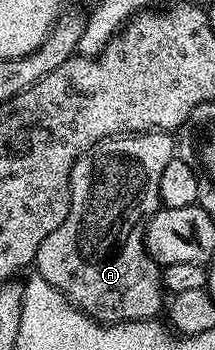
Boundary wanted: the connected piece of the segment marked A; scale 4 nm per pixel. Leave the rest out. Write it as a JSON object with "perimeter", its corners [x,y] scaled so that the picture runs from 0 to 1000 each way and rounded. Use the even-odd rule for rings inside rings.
{"perimeter":[[[721,371],[470,400],[344,469],[326,500],[326,580],[307,589],[316,623],[186,691],[158,754],[172,786],[279,826],[377,891],[437,914],[572,926],[600,914],[707,914],[749,880],[758,889],[753,766],[679,720],[679,637],[749,586],[744,509],[763,474],[814,446],[814,391]]]}

